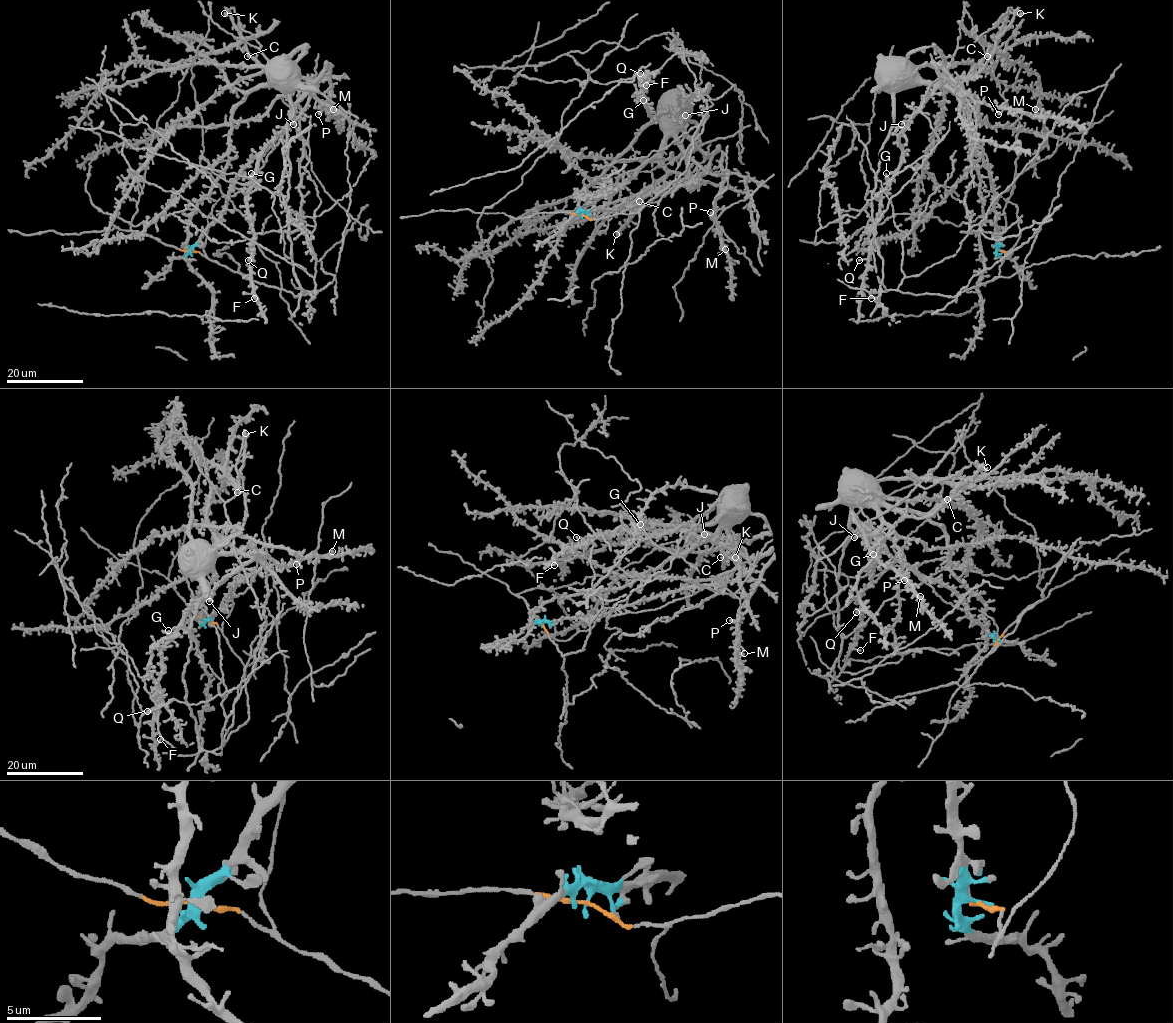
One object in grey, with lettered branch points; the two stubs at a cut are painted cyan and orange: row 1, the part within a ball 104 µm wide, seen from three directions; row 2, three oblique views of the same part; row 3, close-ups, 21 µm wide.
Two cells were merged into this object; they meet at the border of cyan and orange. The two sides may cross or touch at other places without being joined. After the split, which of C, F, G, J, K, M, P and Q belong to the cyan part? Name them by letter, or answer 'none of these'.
F, G, J, M, P, Q

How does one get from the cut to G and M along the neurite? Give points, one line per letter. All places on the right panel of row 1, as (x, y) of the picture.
G: (1001, 250), (991, 174), (968, 134), (961, 93), (943, 78), (899, 137), (899, 169), (890, 178), (885, 173)
M: (1001, 250), (991, 174), (968, 134), (961, 93), (936, 63), (978, 101), (1034, 114), (1035, 109)

